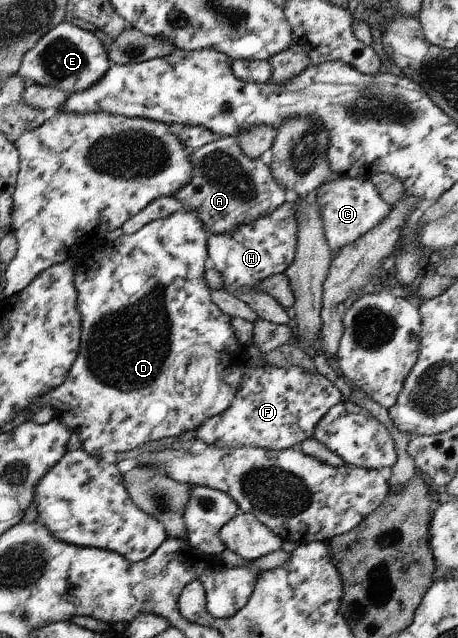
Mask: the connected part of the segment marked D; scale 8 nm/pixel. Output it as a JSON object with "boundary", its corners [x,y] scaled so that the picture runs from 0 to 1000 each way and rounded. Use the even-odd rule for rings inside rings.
{"boundary":[[[395,329],[365,342],[330,346],[290,367],[260,370],[247,386],[221,389],[203,395],[194,404],[166,412],[168,451],[177,451],[175,495],[186,495],[186,533],[175,533],[177,558],[168,556],[166,567],[157,571],[142,599],[105,614],[85,630],[90,635],[111,636],[120,657],[129,657],[157,677],[172,680],[186,708],[201,712],[221,708],[231,716],[245,716],[255,708],[277,708],[317,693],[338,693],[352,687],[373,687],[373,683],[415,682],[445,658],[478,650],[507,632],[544,569],[537,545],[522,539],[509,520],[502,495],[489,491],[459,466],[463,455],[445,434],[456,417],[454,373],[456,367],[434,345],[432,334],[426,331],[408,334]]]}

